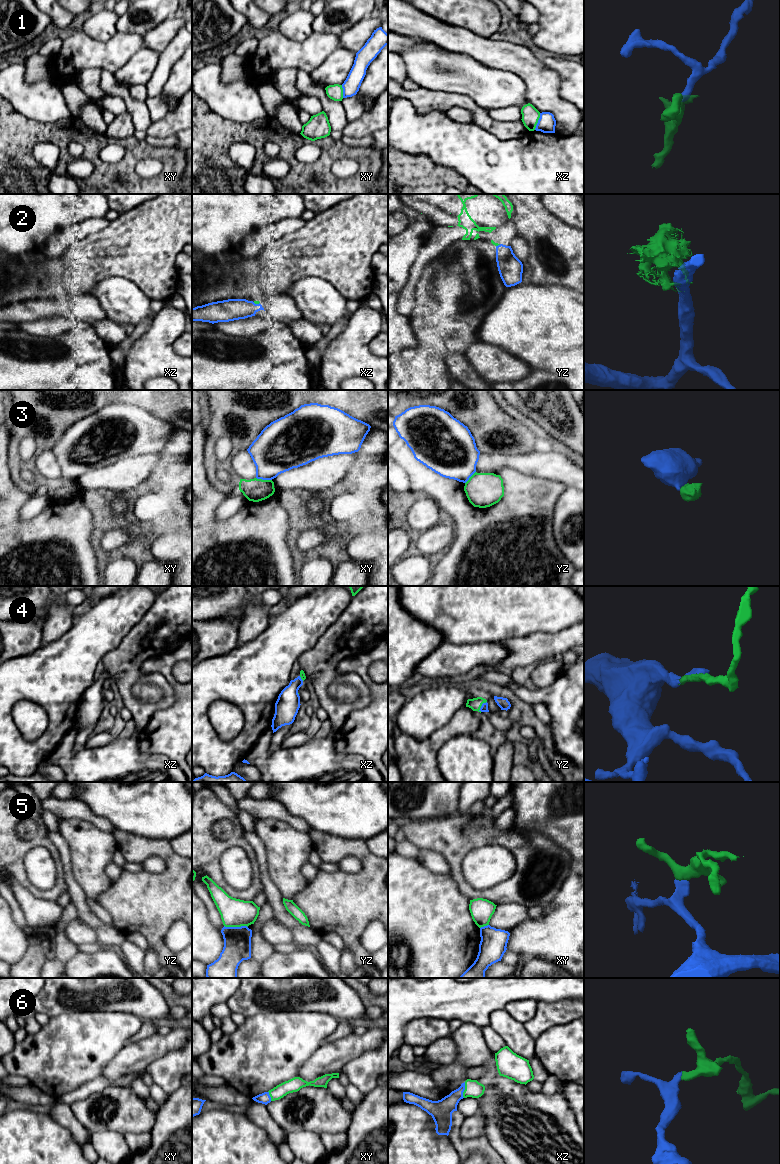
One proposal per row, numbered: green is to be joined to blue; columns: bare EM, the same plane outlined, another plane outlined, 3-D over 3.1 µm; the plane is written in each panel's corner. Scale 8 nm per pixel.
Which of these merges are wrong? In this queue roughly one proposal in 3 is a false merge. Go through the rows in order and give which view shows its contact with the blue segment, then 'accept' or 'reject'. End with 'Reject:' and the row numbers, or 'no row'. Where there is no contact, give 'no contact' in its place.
1: contact in xz; reject
2: contact in xz; reject
3: contact in xy; reject
4: contact in yz; accept
5: contact in yz; reject
6: contact in xz; accept
Reject: 1, 2, 3, 5

